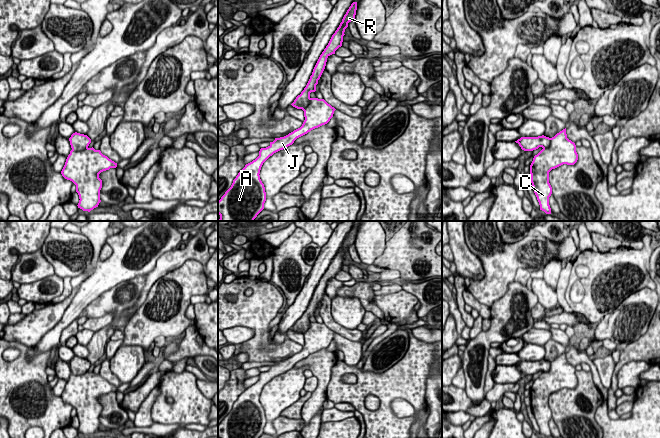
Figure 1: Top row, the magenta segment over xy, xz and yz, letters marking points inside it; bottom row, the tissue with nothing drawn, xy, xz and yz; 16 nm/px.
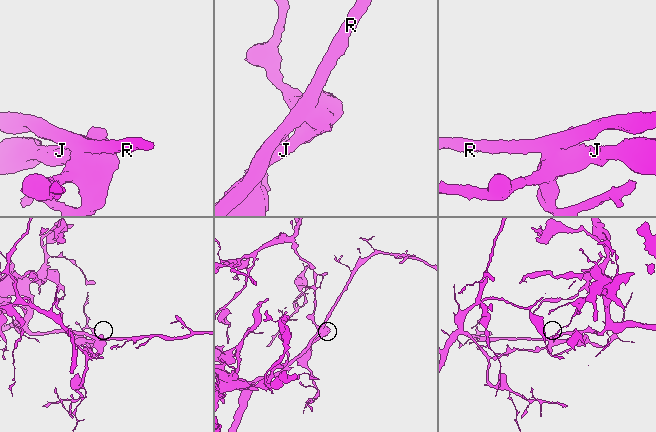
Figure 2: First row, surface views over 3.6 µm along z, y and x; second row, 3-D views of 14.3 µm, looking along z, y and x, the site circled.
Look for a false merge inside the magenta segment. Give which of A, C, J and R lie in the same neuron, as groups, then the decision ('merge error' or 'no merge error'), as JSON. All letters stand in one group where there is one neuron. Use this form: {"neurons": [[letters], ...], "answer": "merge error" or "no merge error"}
{"neurons": [["A", "C", "J"], ["R"]], "answer": "merge error"}

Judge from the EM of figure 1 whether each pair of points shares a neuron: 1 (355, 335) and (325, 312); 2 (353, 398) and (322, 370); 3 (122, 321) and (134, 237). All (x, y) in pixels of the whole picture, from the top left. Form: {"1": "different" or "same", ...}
{"1": "same", "2": "different", "3": "different"}

